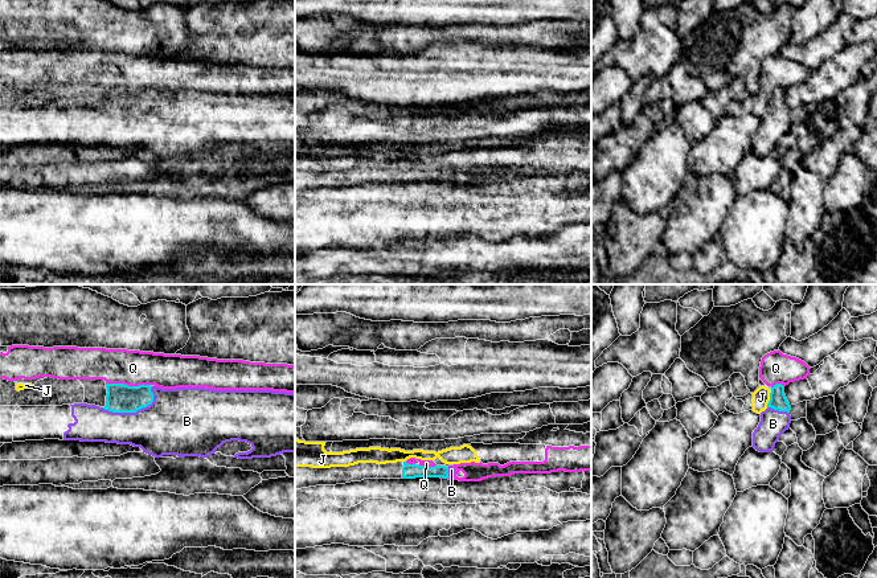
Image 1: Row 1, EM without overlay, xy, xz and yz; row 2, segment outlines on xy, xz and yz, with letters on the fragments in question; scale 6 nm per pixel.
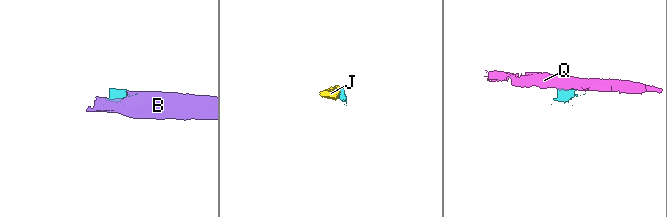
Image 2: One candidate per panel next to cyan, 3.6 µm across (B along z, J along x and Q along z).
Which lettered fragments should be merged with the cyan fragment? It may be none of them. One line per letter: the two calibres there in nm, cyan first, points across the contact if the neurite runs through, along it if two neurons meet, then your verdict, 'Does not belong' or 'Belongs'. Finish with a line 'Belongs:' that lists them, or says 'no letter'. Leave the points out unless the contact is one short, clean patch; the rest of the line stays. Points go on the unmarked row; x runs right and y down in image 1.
B: Thickness 180 nm (cyan) against 360 nm. Belongs
J: Thickness 110 nm (cyan) against 110 nm. Boundary: yz (771, 93), (766, 110). Does not belong
Q: Thickness 180 nm (cyan) against 220 nm. Boundary: xy (106, 86), (150, 89). Does not belong
Belongs: B

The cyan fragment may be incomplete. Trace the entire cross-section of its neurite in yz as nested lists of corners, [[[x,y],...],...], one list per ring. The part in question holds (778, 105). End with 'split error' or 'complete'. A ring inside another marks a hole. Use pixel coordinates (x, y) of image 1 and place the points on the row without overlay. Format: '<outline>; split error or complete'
[[[776,87],[771,91],[767,112],[761,116],[761,126],[753,136],[753,151],[759,156],[774,155],[779,140],[790,132],[791,110],[784,98],[784,90]]]; split error

